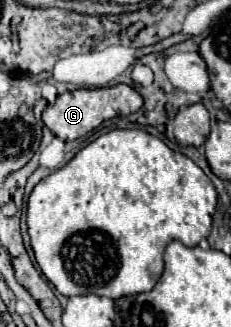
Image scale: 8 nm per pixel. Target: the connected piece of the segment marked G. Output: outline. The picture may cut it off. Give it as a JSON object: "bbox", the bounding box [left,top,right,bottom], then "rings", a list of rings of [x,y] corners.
{"bbox":[43,84,143,140],"rings":[[[117,84],[111,88],[81,88],[73,92],[63,92],[57,96],[57,102],[47,106],[43,112],[45,126],[61,140],[75,140],[97,128],[101,122],[115,118],[115,116],[127,116],[131,112],[137,112],[143,106],[143,98],[125,84]]]}

